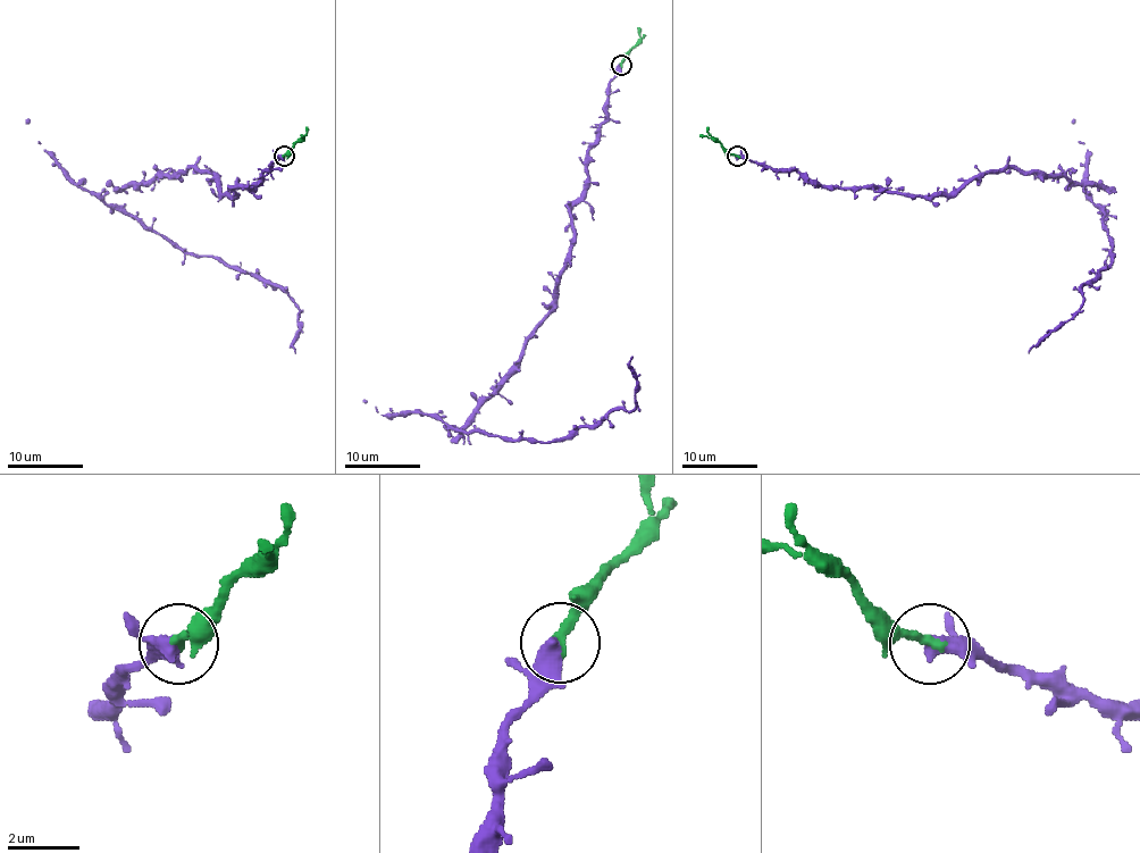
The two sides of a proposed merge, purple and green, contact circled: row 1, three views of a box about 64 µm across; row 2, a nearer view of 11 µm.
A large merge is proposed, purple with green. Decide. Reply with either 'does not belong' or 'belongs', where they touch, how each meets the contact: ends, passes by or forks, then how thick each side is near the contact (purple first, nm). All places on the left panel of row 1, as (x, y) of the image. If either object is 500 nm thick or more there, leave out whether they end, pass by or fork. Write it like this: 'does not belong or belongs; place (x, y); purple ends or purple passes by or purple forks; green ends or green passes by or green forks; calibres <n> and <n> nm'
belongs; place (284, 156); calibres 500 and 280 nm

